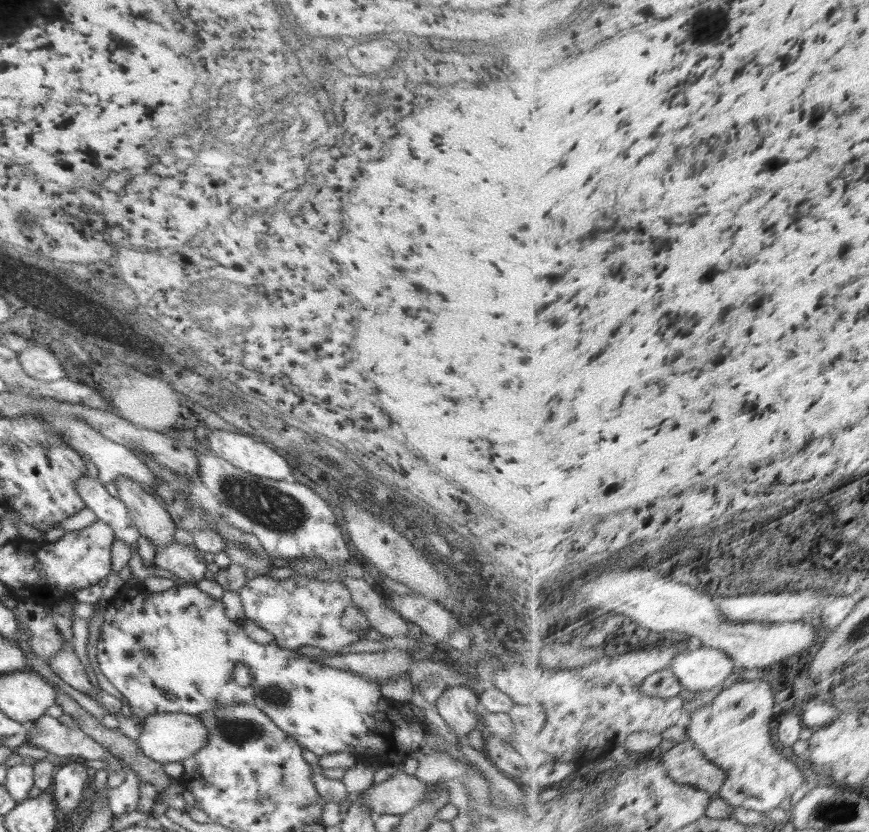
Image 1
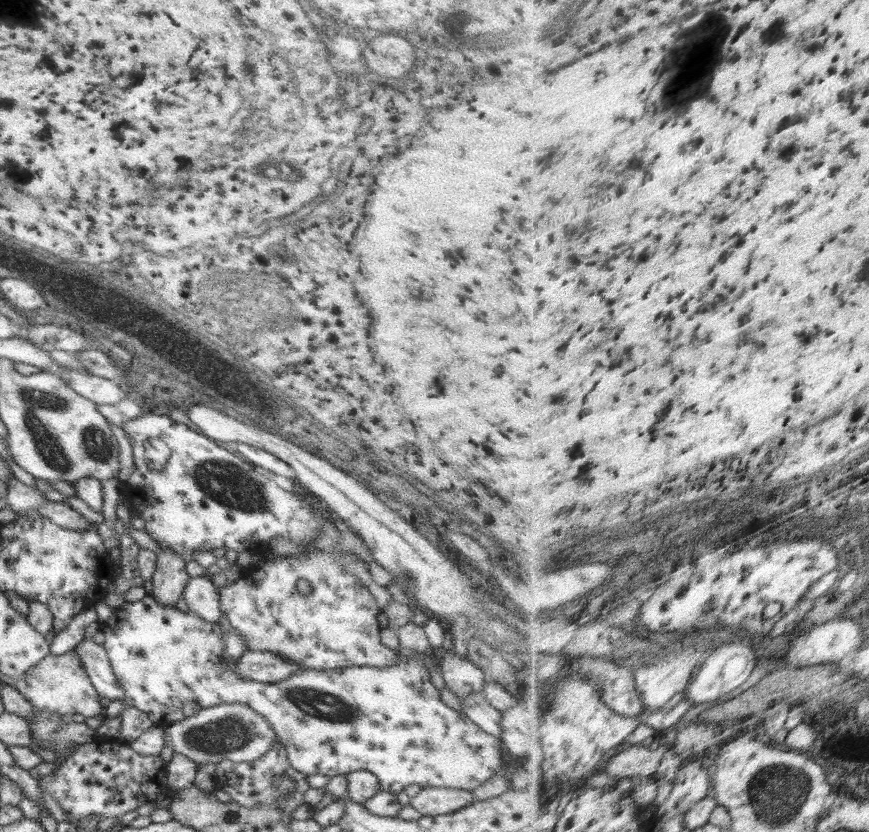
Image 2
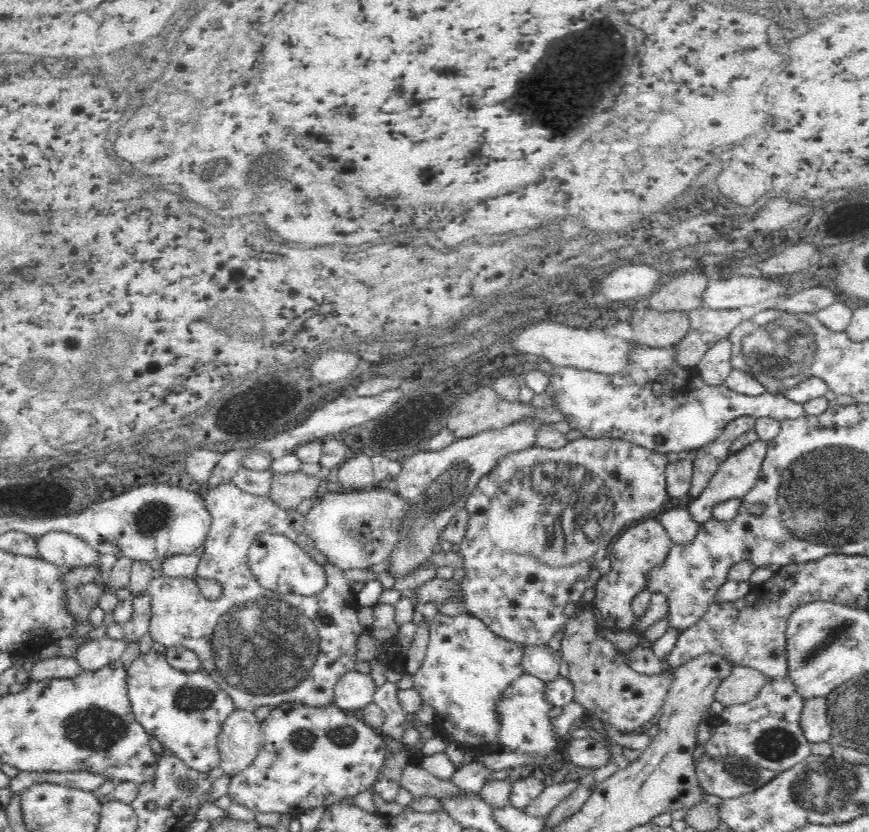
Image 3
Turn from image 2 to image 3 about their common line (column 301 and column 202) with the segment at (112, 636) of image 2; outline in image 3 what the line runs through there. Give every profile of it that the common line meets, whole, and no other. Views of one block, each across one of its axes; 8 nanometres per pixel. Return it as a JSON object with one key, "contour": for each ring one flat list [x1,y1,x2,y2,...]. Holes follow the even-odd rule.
{"contour":[[152,649,145,655,139,655,128,666,126,684,132,713,148,735,154,735,164,748,168,748,192,770,208,773,220,766,218,738,226,720,236,710,236,704,228,691,220,687,204,668,198,672,178,670,170,665,165,653]]}

